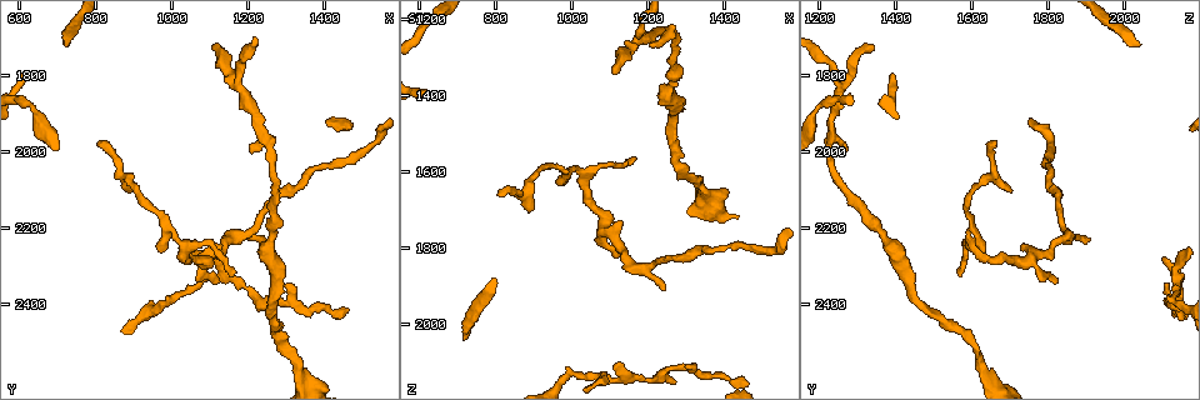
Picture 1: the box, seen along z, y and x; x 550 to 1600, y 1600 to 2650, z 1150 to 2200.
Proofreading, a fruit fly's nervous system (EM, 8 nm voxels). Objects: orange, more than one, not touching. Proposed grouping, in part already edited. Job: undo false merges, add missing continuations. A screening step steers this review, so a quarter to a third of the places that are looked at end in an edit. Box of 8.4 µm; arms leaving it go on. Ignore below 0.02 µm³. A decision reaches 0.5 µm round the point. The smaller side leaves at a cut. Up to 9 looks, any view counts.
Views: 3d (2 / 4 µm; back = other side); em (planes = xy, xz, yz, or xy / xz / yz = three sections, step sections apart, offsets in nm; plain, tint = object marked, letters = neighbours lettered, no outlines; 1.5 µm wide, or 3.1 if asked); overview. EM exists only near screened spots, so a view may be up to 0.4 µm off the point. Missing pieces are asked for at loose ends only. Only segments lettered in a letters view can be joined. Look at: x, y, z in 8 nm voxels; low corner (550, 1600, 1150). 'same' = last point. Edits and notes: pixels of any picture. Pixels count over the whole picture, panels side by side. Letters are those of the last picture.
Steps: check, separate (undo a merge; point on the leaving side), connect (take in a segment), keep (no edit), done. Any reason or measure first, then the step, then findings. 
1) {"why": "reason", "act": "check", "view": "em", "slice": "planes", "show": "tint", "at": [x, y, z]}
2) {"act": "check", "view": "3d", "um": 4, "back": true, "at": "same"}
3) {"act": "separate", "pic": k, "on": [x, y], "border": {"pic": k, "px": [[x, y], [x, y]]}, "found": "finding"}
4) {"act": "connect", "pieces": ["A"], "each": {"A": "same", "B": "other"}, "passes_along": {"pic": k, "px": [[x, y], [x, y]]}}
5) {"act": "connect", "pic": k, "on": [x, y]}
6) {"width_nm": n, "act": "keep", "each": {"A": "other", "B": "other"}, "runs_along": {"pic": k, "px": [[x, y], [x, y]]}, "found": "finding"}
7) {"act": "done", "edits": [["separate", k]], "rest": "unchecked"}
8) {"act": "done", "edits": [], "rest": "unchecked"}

{"why": "branch stops here", "act": "check", "view": "em", "slice": "planes", "show": "plain", "at": [885, 2110, 1700]}

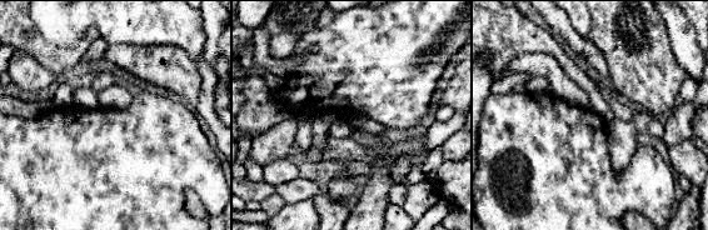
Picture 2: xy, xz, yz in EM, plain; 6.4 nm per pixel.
{"why": "what lies round it", "act": "check", "view": "em", "slice": "planes", "show": "letters", "at": "same"}

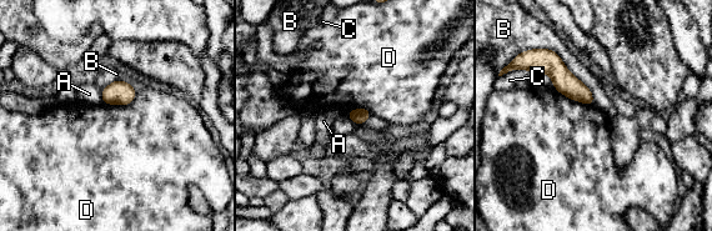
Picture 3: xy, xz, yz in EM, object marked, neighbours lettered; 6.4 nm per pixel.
{"longest_contact_nm": ["B", 500], "act": "keep", "each": {"A": "other", "B": "other", "C": "other", "D": "other"}, "found": "none of them fits"}

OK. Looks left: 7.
{"why": "an open end", "act": "check", "view": "3d", "um": 4, "at": [1120, 2275, 2095]}

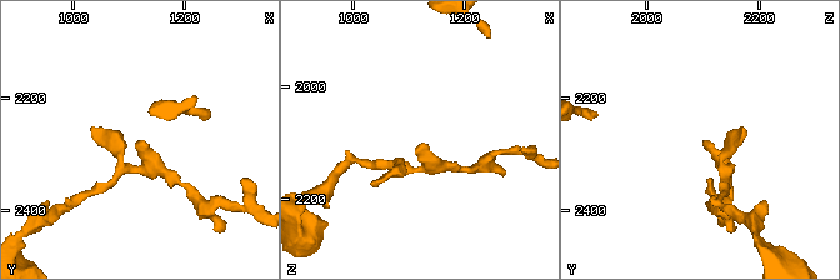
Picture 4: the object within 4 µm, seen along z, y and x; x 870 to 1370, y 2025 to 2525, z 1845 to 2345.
{"why": "need the tissue", "act": "check", "view": "em", "slice": "planes", "show": "letters", "at": [1125, 2280, 2105]}

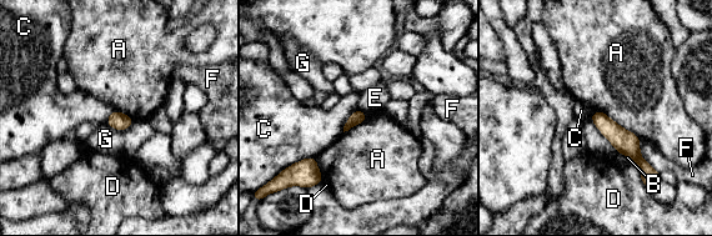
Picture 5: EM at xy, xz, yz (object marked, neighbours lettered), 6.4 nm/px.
{"act": "keep", "each": {"A": "other", "B": "other", "C": "other", "D": "other", "E": "other", "F": "other", "G": "other"}, "runs_along": {"pic": 5, "px": [[597, 114], [633, 152], [646, 174]]}, "found": "no lettered segment goes on from it"}

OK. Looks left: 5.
{"why": "thin end", "act": "check", "view": "3d", "um": 4, "back": true, "at": [1245, 2225, 1910]}

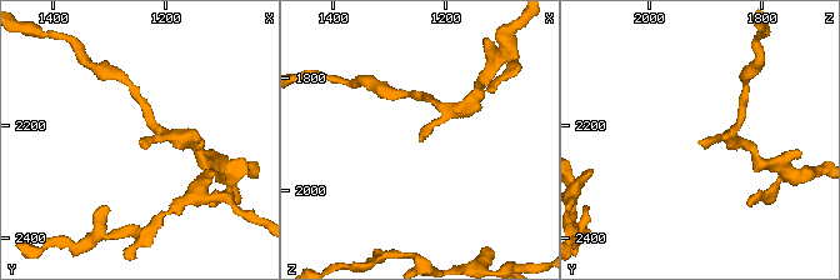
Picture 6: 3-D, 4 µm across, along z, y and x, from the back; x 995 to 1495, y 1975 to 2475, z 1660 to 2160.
{"act": "check", "view": "em", "slice": "xz", "step": 4, "show": "tint", "at": [1245, 2230, 1905]}

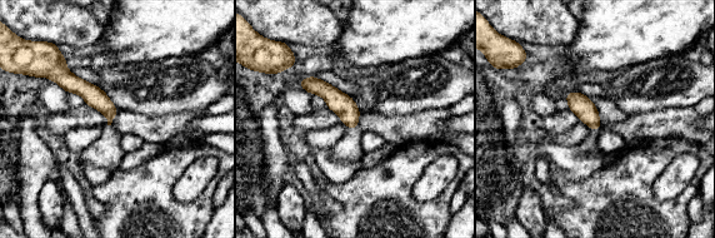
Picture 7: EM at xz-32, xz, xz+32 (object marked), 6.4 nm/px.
{"act": "check", "view": "em", "slice": "planes", "show": "letters", "at": "same"}

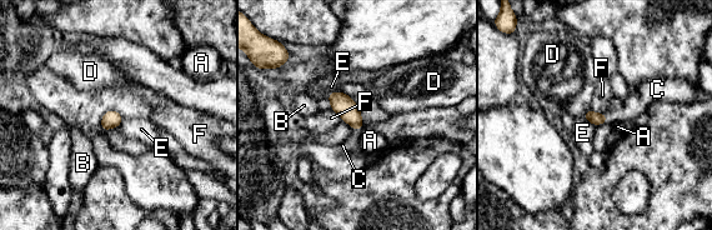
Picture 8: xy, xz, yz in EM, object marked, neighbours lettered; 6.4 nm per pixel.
{"act": "connect", "pic": 8, "on": [640, 98], "each": {"A": "other", "B": "other", "C": "same", "D": "other", "E": "other", "F": "other"}, "passes_along": {"pic": 8, "px": [[596, 119], [607, 118], [640, 98]]}, "found": "the neuron continues"}

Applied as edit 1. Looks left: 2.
{"why": "an open end", "act": "check", "view": "em", "slice": "xy", "step": 4, "show": "letters", "at": [1150, 2325, 1565]}

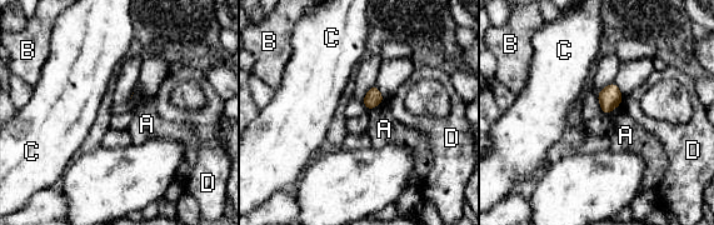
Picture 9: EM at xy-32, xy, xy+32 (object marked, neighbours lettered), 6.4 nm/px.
{"act": "check", "view": "em", "slice": "planes", "show": "letters", "at": "same"}

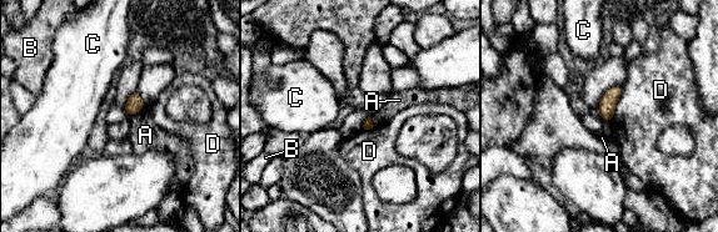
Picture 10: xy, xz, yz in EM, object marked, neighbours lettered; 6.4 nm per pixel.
{"act": "keep", "each": {"A": "other", "B": "other", "C": "other", "D": "other"}, "border": {"pic": 10, "px": [[146, 106], [129, 117]]}, "found": "no lettered segment goes on from it"}

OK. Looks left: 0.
{"act": "done", "edits": [["connect", 8]], "rest": "unchecked"}

